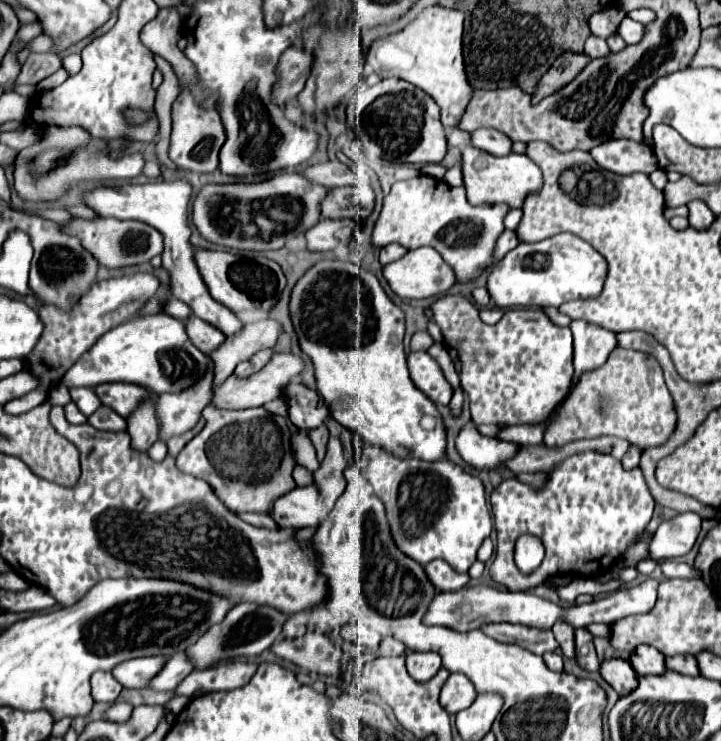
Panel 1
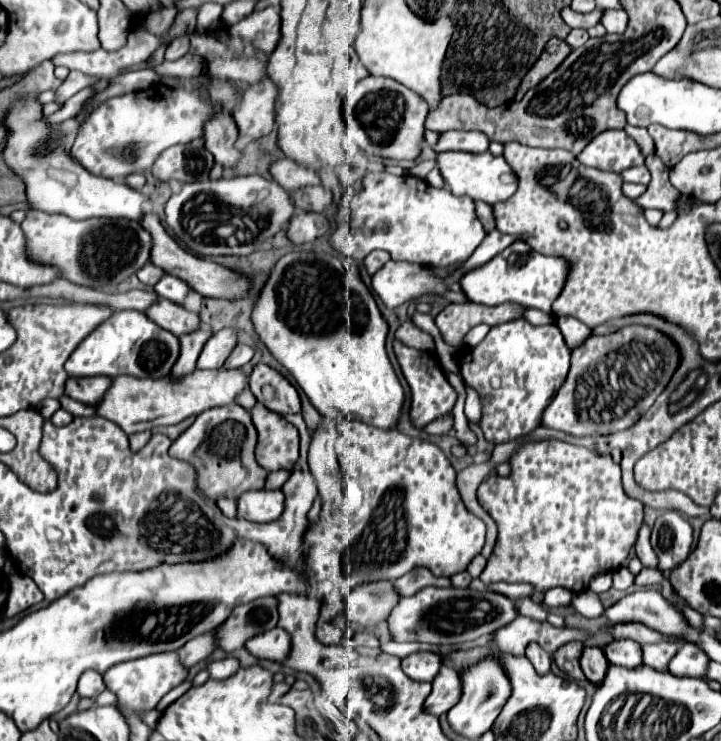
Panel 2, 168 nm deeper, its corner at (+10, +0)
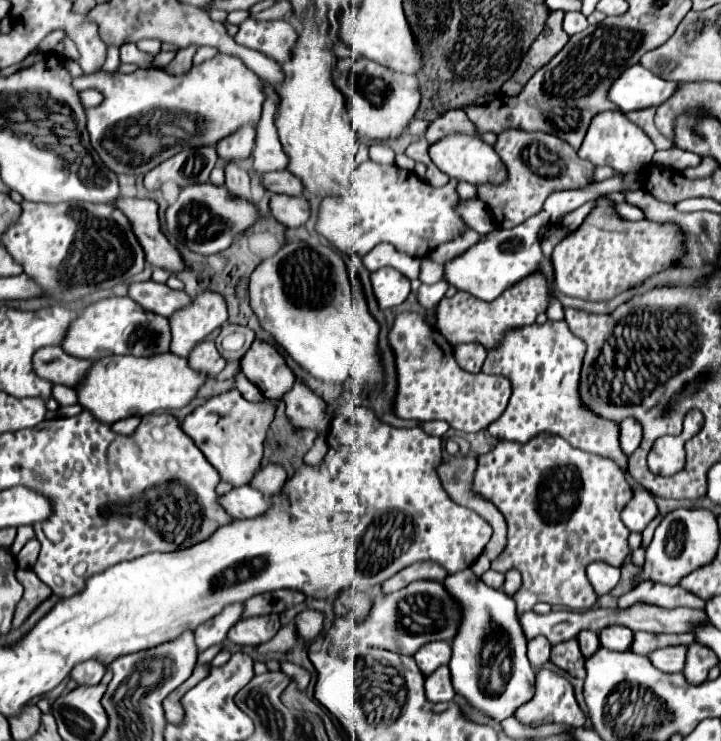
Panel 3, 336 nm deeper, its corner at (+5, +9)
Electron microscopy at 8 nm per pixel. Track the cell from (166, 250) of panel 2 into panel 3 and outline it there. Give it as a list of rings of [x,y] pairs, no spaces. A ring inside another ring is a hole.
[[[123,198],[123,200],[117,200],[115,206],[121,212],[125,212],[125,216],[135,226],[135,234],[139,236],[139,242],[143,244],[147,262],[151,266],[165,268],[175,274],[187,270],[187,264],[185,264],[181,252],[161,232],[161,224],[159,224],[159,216],[157,216],[159,206],[155,200]]]

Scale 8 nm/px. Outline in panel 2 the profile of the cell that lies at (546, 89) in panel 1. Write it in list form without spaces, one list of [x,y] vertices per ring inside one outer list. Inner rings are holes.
[[[552,37],[552,39],[546,43],[546,47],[544,47],[542,55],[538,57],[538,61],[532,65],[532,69],[530,69],[530,71],[526,73],[526,77],[522,79],[522,83],[520,83],[514,99],[520,101],[522,95],[524,95],[530,87],[538,85],[546,75],[550,75],[550,73],[566,59],[566,55],[568,55],[570,51],[572,51],[572,49],[566,45],[566,41],[562,41],[562,39],[558,39],[558,37]]]

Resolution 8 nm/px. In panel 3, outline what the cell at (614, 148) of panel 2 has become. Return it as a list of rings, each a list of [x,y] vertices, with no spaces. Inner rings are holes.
[[[601,112],[599,116],[595,116],[579,148],[581,158],[593,162],[595,166],[611,166],[619,174],[643,170],[647,164],[651,164],[653,154],[655,154],[655,146],[651,138],[639,126],[629,122],[623,112]]]

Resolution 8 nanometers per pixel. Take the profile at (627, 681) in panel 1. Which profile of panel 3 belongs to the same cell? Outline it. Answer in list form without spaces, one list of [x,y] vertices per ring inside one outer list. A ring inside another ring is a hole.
[[[579,632],[577,642],[579,642],[581,652],[583,652],[583,656],[585,656],[585,658],[593,656],[593,654],[601,648],[601,644],[599,644],[599,636],[597,636],[597,634],[593,634],[593,632]]]

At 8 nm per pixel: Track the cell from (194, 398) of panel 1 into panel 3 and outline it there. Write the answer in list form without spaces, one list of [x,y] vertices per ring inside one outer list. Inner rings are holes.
[[[203,292],[203,296],[193,298],[191,308],[175,312],[169,322],[173,334],[171,352],[177,356],[189,356],[201,340],[227,322],[227,306],[221,296],[215,296],[215,292]]]

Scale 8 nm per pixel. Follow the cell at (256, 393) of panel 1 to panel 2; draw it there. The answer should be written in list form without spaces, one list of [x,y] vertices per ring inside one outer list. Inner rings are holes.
[[[216,369],[216,371],[200,371],[188,373],[186,377],[172,379],[162,377],[162,381],[154,381],[152,377],[112,377],[110,389],[104,393],[102,401],[96,405],[100,417],[114,421],[126,435],[154,429],[156,425],[176,425],[190,415],[200,415],[206,409],[228,405],[236,401],[236,395],[248,387],[248,377],[238,369]]]

